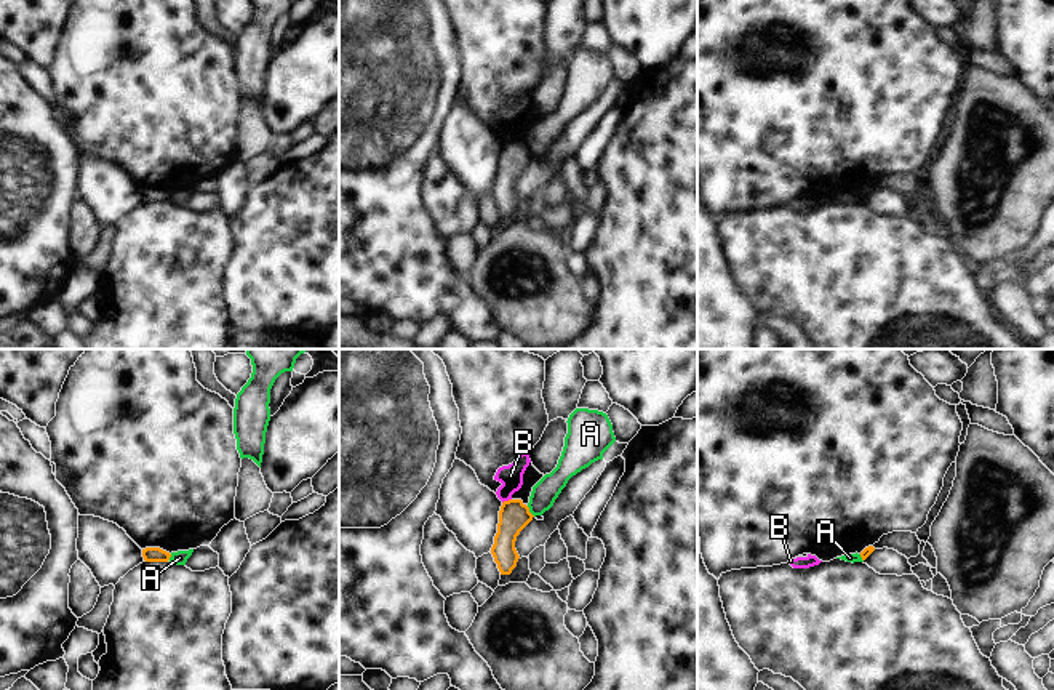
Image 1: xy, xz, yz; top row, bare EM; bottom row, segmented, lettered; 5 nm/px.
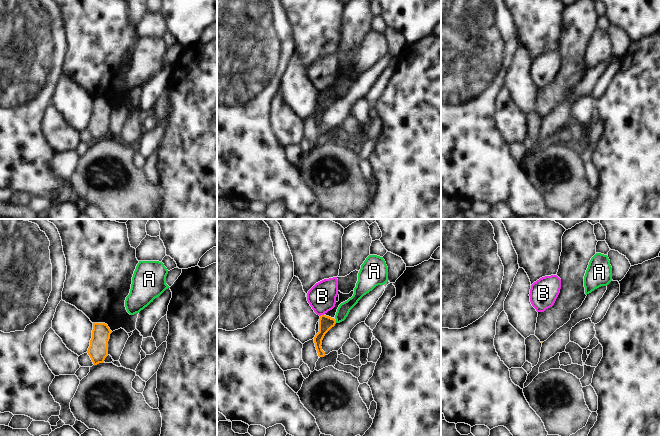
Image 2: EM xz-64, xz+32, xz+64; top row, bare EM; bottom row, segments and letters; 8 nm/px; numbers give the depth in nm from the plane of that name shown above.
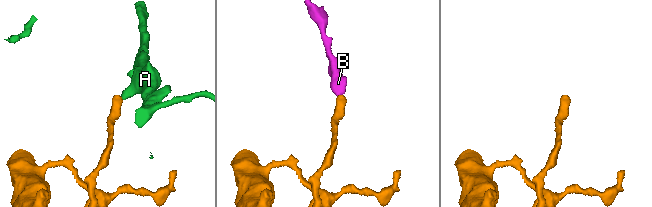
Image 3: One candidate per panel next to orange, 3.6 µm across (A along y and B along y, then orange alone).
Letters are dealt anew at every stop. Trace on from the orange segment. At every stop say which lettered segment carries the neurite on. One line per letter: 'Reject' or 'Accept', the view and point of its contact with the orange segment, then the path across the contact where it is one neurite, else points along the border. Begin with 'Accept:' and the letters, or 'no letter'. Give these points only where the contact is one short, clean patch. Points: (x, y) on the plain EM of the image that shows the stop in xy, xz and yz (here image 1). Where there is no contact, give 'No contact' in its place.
Accept: no letter
A: Reject. Touches orange at xz (528, 152). Boundary: xz (526, 148), (534, 157)
B: Reject. Touches orange at xz (506, 143). Boundary: xz (511, 140), (503, 144)

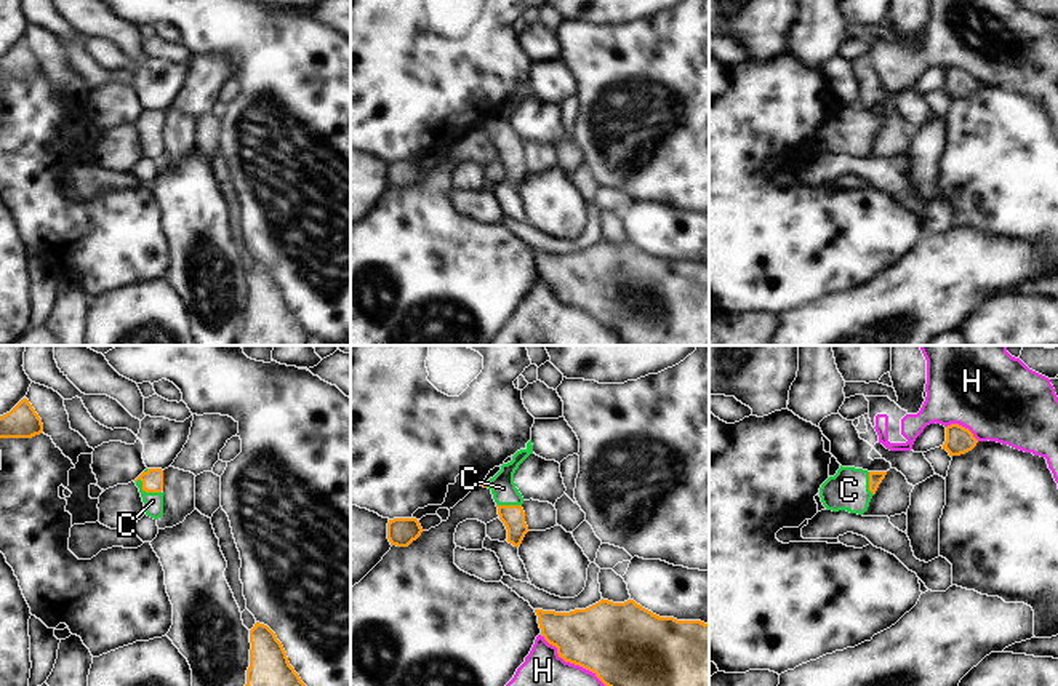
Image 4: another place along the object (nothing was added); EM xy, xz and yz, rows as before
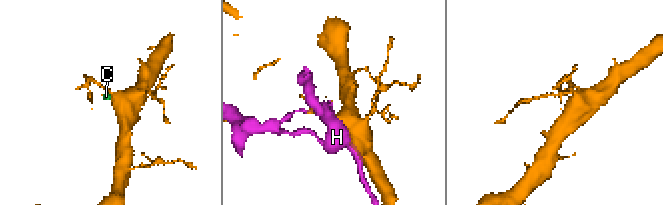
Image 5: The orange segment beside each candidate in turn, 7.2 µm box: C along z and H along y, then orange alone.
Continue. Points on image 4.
Accept: C
C: Accept. Touches orange at xy (146, 133). Path across: xy (152, 122), (146, 133), (152, 143)
H: Reject. Touches orange at xz (583, 309)

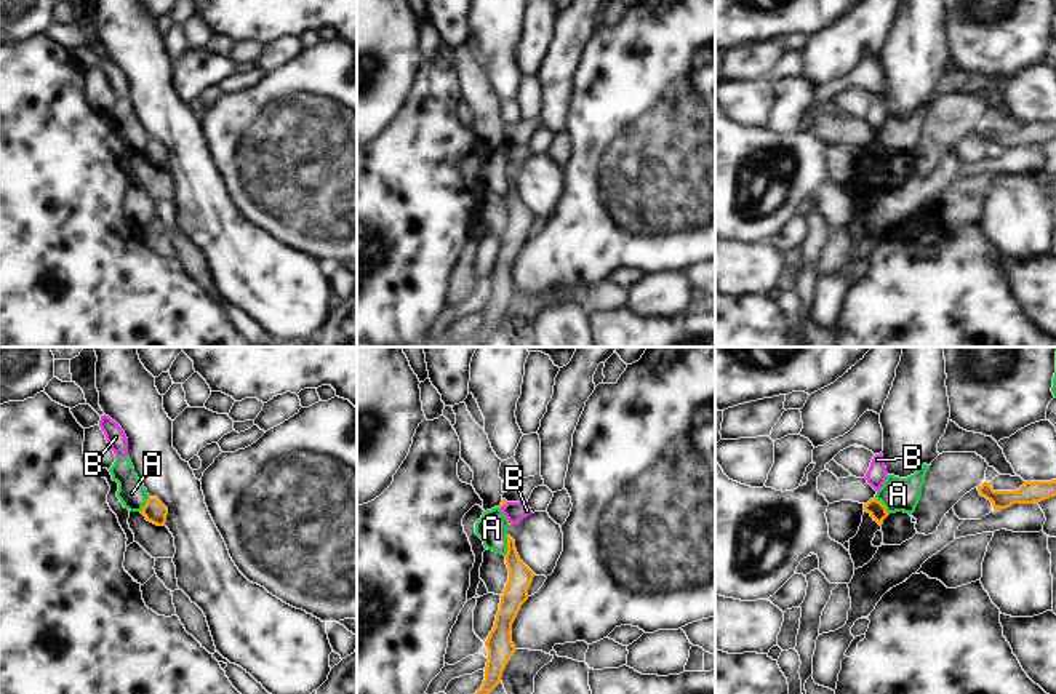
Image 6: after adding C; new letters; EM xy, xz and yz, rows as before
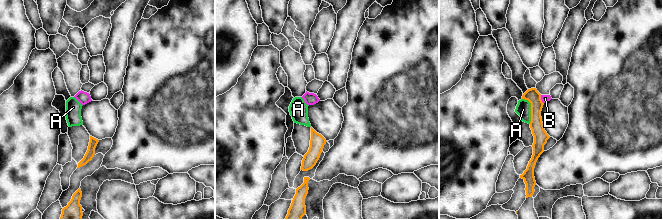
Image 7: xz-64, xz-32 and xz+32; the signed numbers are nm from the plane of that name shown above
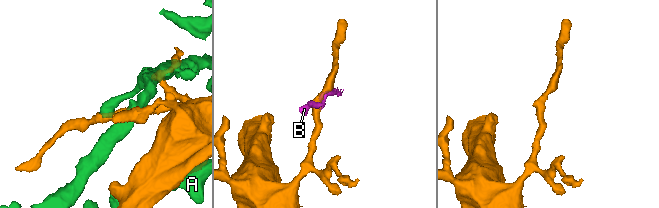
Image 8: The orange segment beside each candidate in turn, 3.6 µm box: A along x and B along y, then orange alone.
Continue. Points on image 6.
Accept: no letter
A: Reject. Touches orange at xz (508, 187). Boundary: xz (508, 178), (508, 194), (504, 197)
B: Reject. Touches orange at xz (504, 146). Boundary: xz (508, 144), (501, 149)

